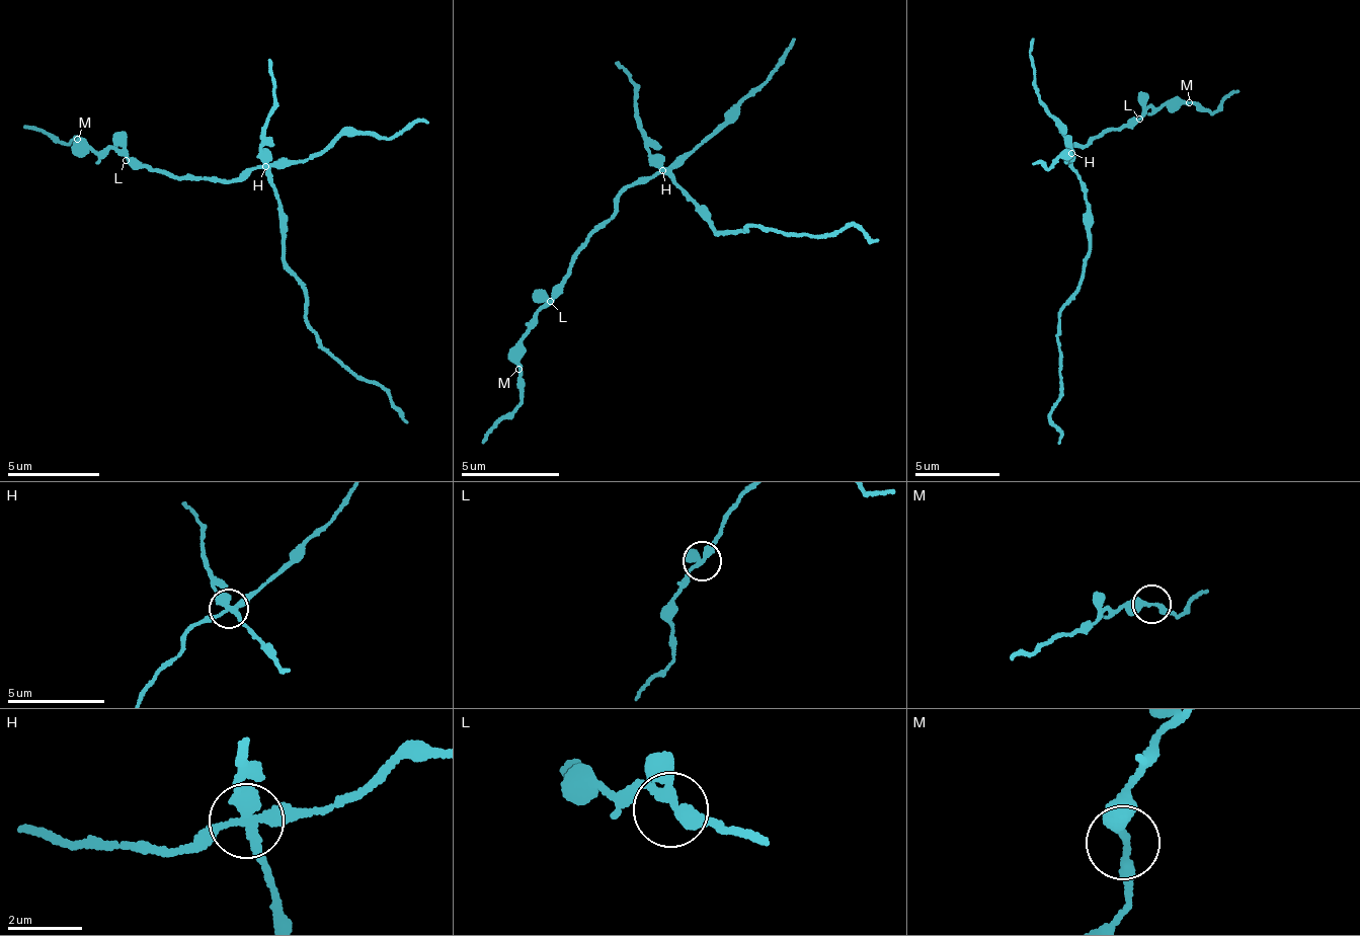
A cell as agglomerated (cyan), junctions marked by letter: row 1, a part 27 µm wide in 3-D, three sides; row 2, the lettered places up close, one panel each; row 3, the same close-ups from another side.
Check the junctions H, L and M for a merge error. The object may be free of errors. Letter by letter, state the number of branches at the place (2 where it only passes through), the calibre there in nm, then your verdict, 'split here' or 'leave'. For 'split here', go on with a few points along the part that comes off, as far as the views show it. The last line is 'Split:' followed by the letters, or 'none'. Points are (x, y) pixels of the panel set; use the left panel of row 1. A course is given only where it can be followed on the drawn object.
H: 4 | 300 nm | split here | (263, 165), (283, 217), (283, 262), (305, 293), (315, 339), (394, 400), (406, 420)
L: 3 | 280 nm | leave
M: 2 | 300 nm | leave
Split: H

